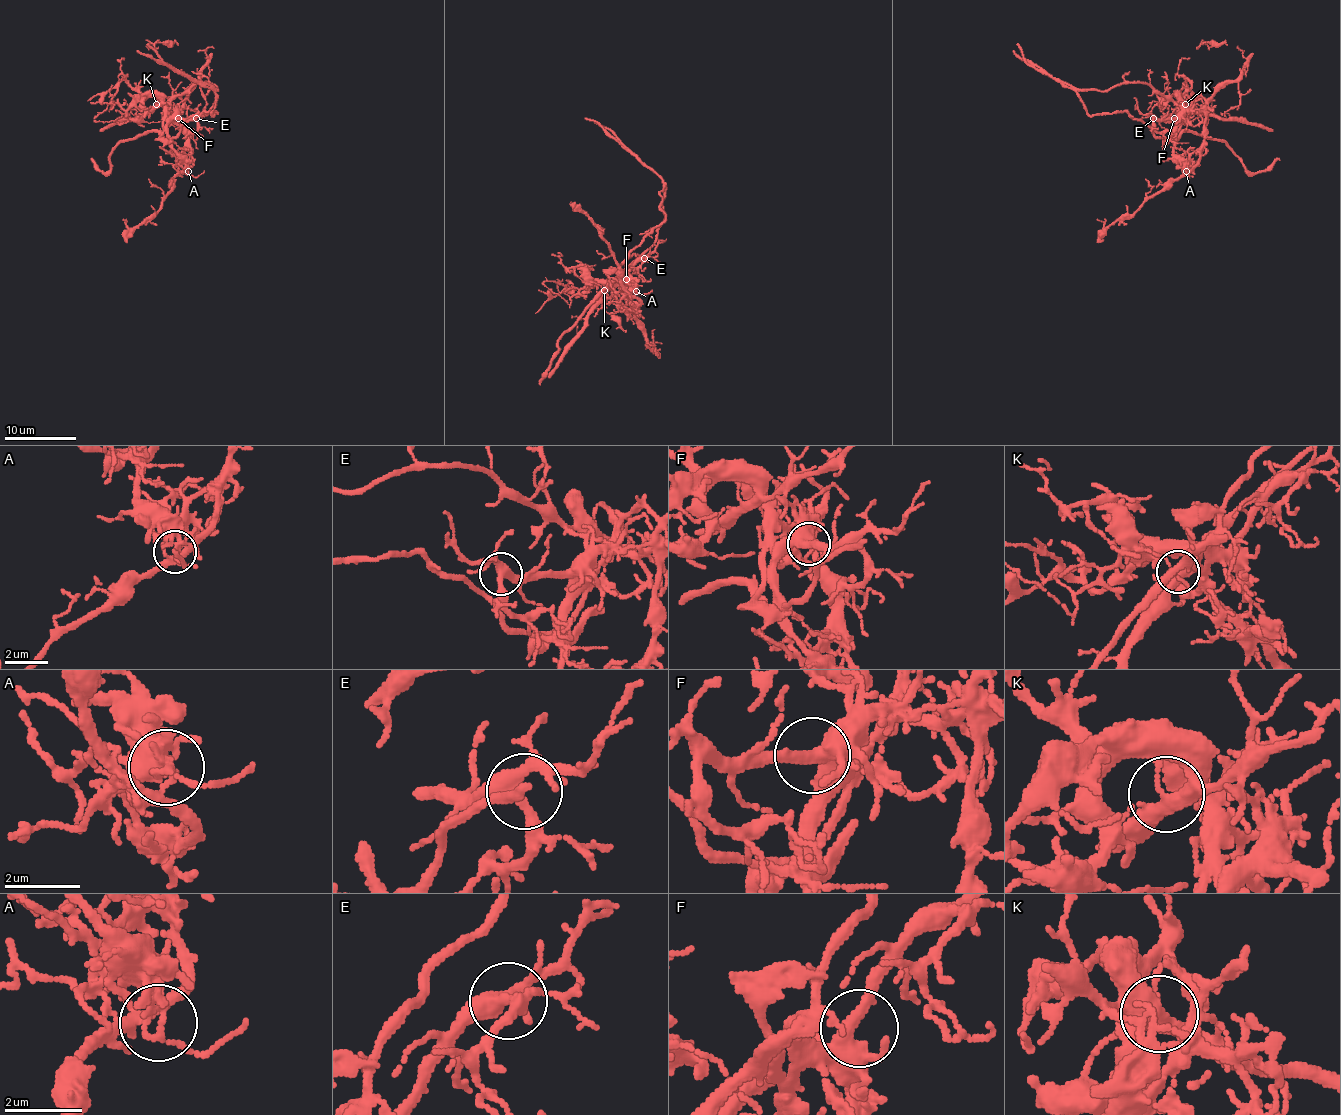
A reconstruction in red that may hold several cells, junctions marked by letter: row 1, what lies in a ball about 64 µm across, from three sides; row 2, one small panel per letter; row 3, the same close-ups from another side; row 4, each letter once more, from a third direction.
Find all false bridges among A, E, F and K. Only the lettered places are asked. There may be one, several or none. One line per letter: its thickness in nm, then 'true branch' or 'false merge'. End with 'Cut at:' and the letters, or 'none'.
A: 150 nm thick; false merge
E: 360 nm thick; true branch
F: 360 nm thick; true branch
K: 360 nm thick; false merge
Cut at: A, K

